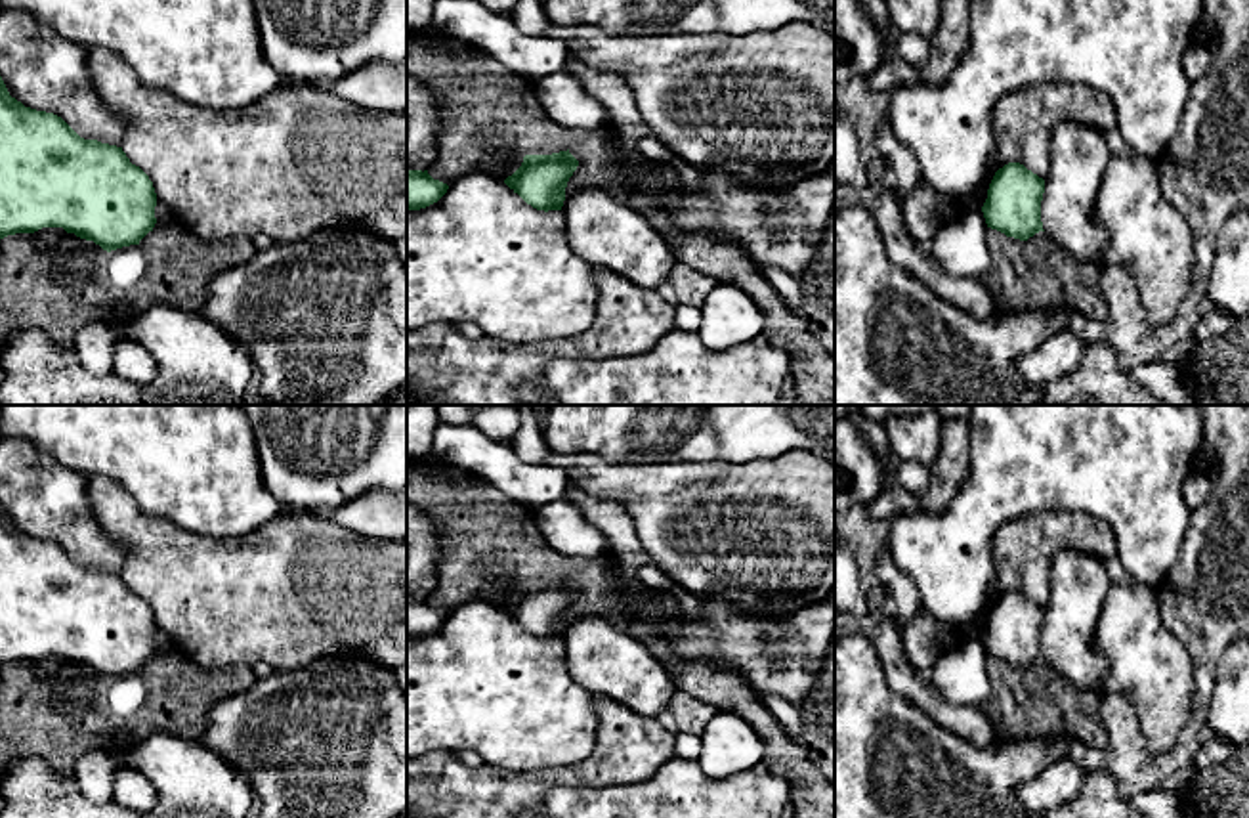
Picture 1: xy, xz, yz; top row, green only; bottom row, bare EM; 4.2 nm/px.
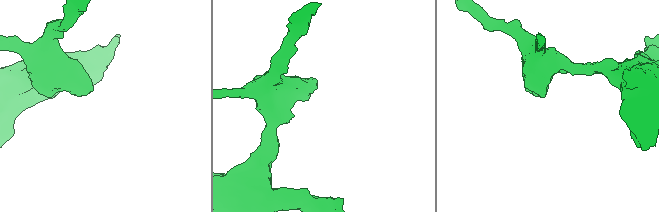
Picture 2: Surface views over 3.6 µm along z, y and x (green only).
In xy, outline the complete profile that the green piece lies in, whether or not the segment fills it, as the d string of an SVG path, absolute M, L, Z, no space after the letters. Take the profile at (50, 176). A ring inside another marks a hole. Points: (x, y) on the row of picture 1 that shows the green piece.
M0 76L0 239L63 227L111 252L153 231L157 193L122 147L80 138L61 117L25 107Z

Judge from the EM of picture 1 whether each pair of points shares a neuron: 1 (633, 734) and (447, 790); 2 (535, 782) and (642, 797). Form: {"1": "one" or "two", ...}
{"1": "one", "2": "two"}

